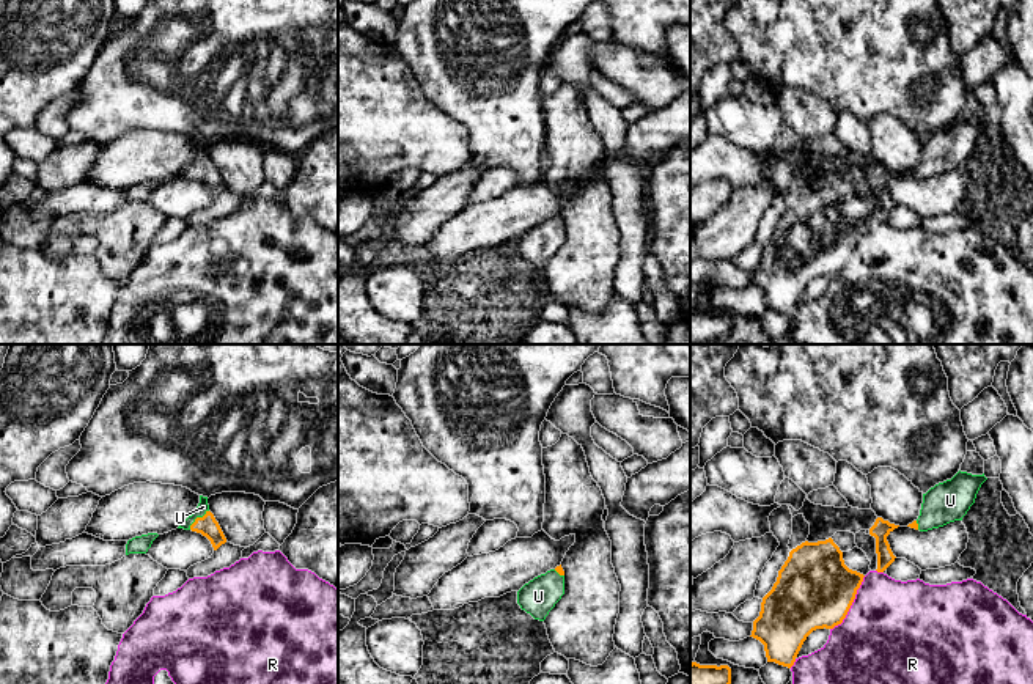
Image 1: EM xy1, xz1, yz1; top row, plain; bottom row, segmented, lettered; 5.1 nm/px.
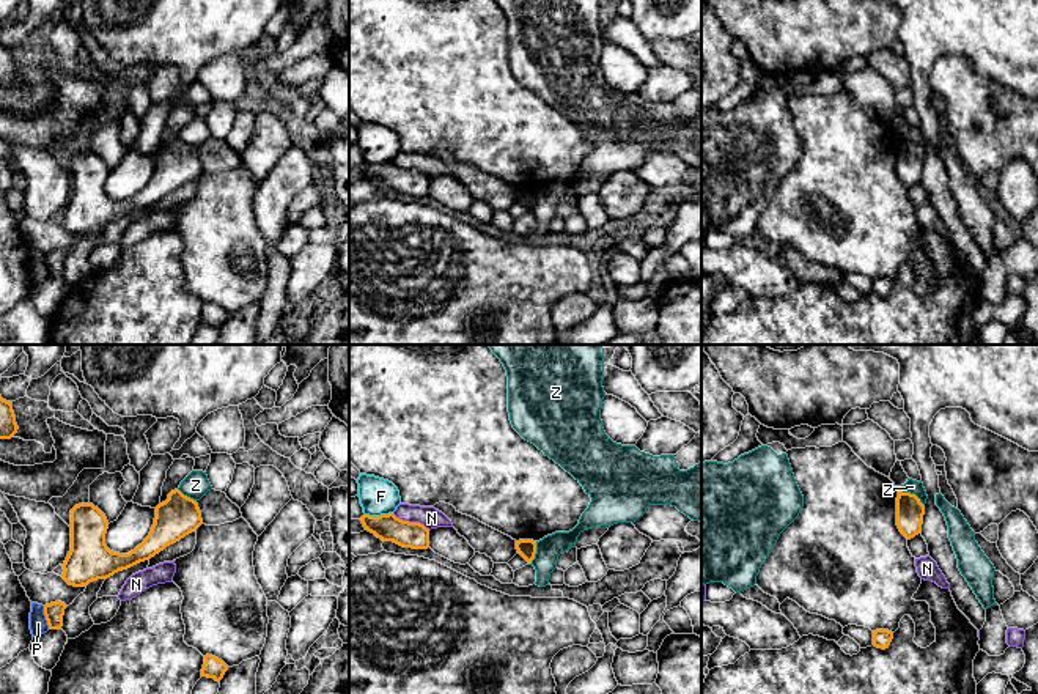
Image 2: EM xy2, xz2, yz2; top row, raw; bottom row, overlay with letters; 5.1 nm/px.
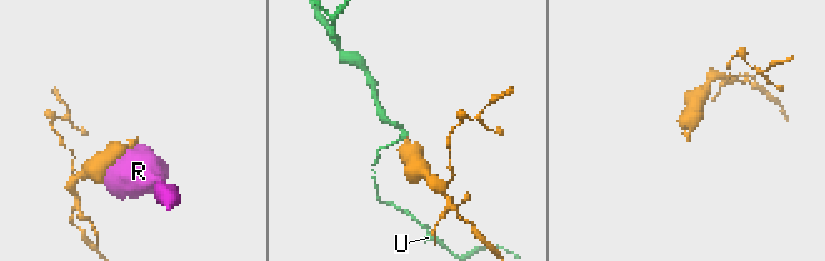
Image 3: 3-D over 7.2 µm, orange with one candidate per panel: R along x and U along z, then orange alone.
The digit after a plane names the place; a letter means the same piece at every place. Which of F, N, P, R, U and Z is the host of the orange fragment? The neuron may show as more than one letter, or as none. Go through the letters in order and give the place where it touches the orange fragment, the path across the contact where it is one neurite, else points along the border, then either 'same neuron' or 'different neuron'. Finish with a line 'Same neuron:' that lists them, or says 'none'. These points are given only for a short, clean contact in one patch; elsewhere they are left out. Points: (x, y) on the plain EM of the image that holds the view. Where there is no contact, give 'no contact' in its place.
F: contact xz2 (378, 164); border xz2 (392, 159), (365, 162); different neuron
N: contact xz2 (411, 170); different neuron
P: contact xy2 (46, 265); different neuron
R: contact yz1 (851, 252); different neuron
U: contact xy1 (197, 165); way xy1 (206, 173), (197, 165), (203, 154); same neuron
Z: contact yz2 (912, 142); border yz2 (898, 137), (912, 140), (923, 153); different neuron
Same neuron: U

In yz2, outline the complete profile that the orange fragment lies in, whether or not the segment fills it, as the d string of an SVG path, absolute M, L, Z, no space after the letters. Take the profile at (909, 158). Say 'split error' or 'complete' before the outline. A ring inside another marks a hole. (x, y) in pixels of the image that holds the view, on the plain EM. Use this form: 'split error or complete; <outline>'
complete; M898 138L896 173L907 187L922 179L923 162L925 153L915 142Z

